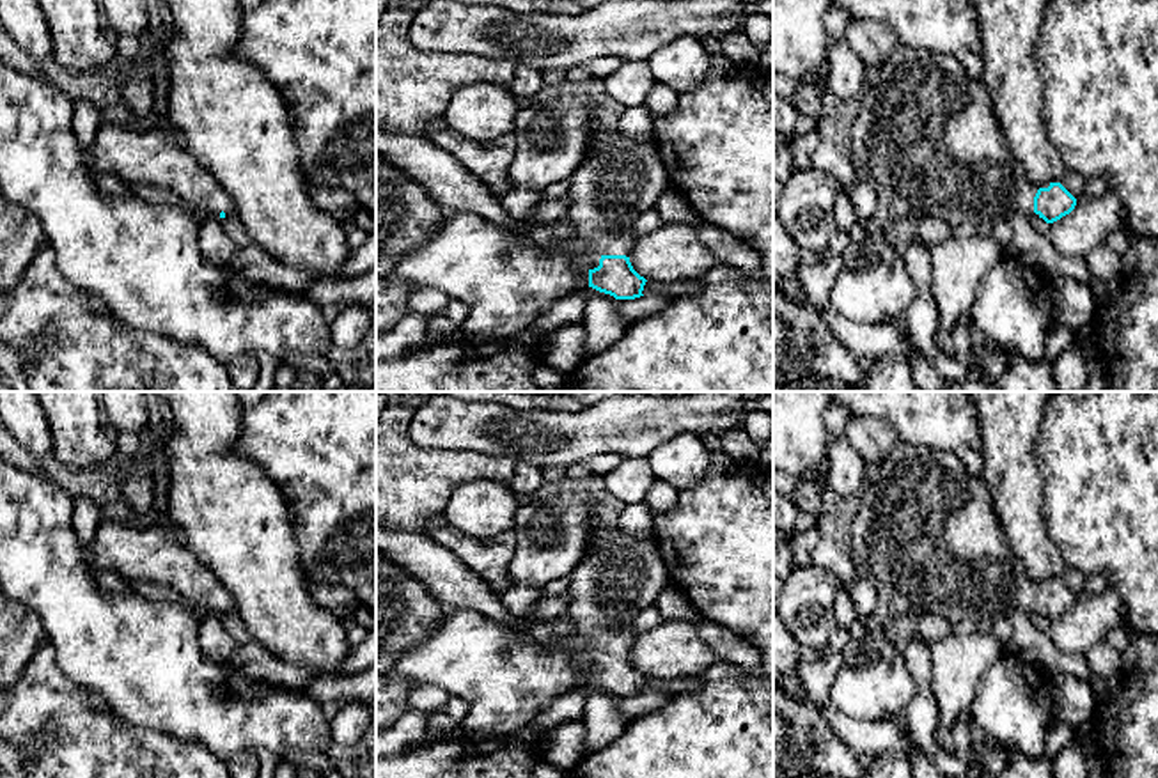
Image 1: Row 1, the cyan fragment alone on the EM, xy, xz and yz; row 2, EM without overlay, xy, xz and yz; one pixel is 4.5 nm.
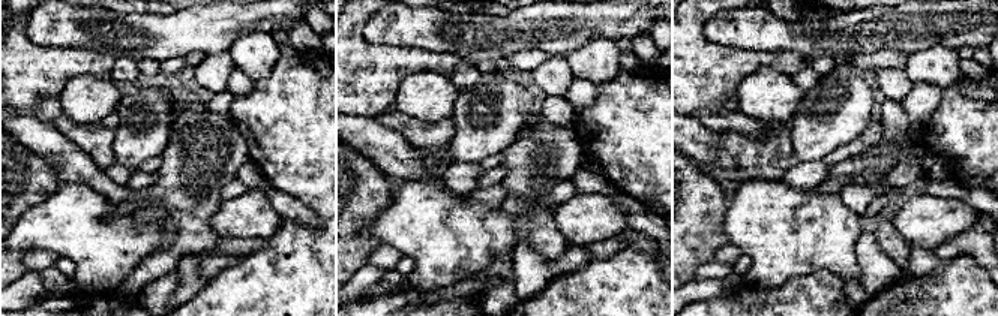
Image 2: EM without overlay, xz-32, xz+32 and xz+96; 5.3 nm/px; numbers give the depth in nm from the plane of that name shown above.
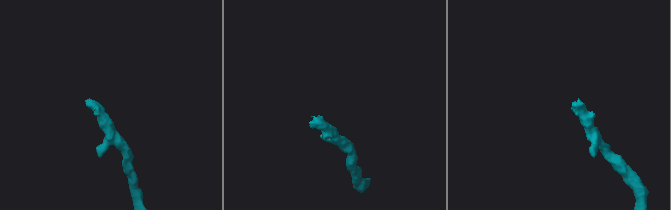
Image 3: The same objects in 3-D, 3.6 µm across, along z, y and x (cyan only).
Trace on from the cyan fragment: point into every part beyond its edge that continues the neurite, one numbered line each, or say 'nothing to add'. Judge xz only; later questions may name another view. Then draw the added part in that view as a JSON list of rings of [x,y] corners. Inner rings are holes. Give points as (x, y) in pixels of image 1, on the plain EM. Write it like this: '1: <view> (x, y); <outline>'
1: xz (621, 575); [[[612,516],[591,530],[585,556],[569,580],[571,599],[562,617],[585,638],[587,666],[598,665],[603,652],[630,654],[635,615],[672,585],[654,539],[624,532]]]

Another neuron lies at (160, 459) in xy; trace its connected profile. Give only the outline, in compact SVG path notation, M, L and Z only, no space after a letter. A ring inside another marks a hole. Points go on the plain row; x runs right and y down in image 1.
M167 432L156 440L158 448L153 454L153 477L154 477L154 507L168 517L168 455L165 450Z

